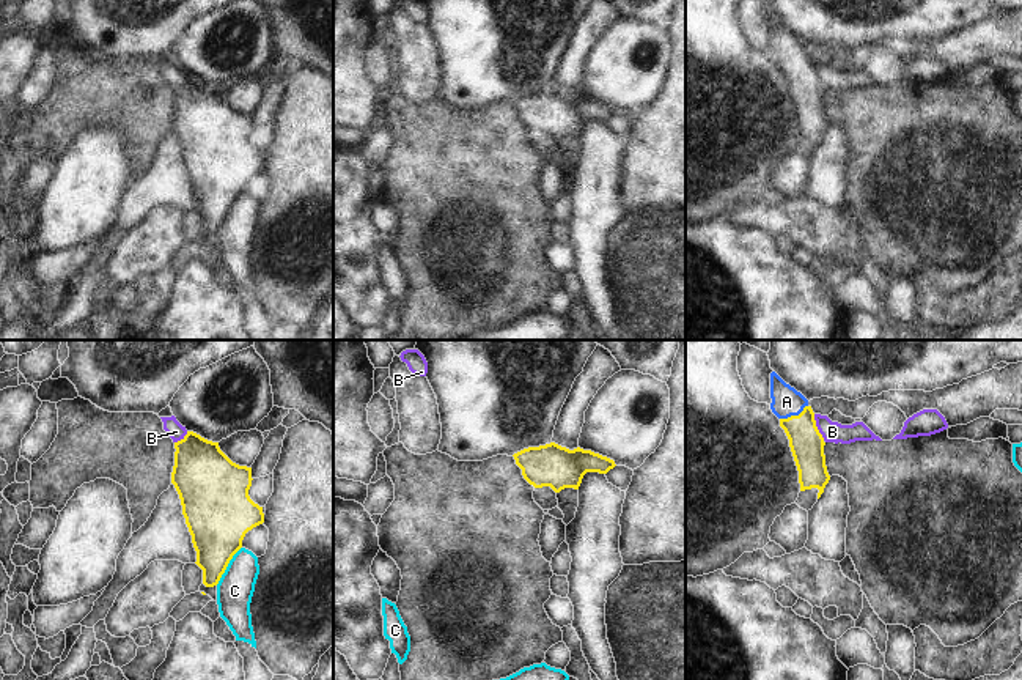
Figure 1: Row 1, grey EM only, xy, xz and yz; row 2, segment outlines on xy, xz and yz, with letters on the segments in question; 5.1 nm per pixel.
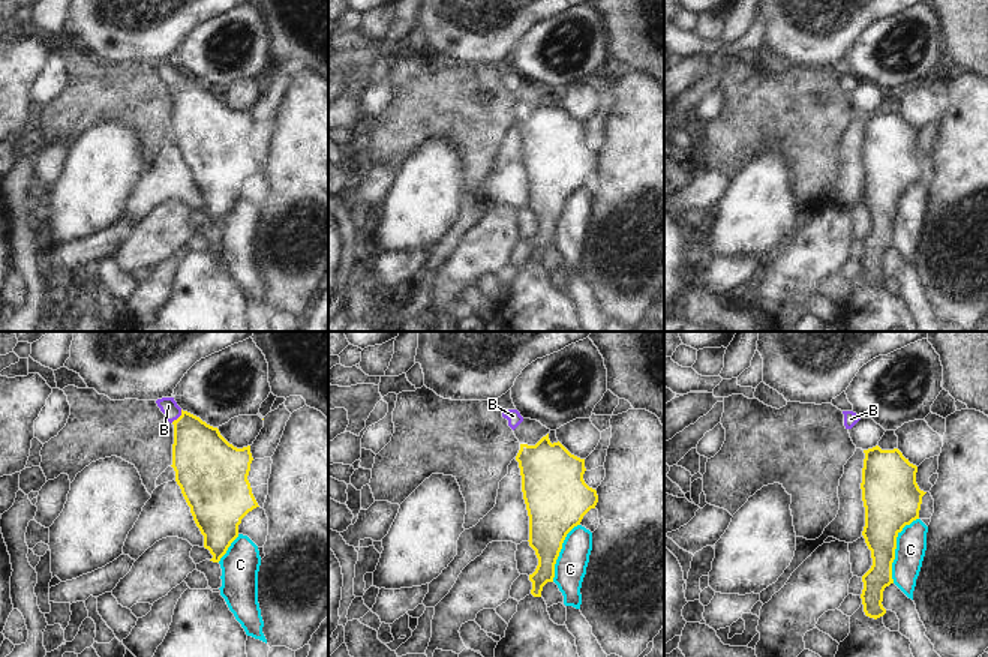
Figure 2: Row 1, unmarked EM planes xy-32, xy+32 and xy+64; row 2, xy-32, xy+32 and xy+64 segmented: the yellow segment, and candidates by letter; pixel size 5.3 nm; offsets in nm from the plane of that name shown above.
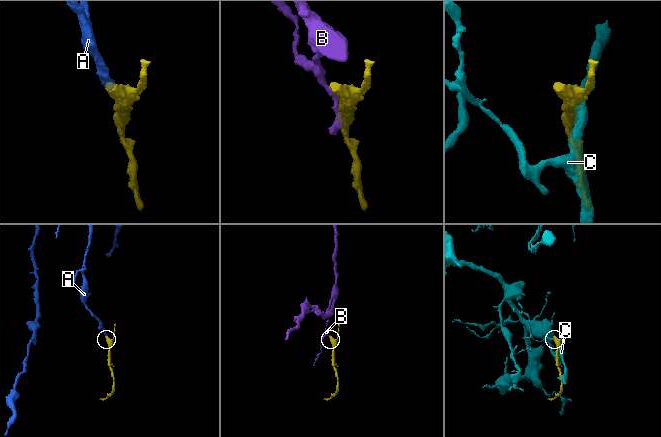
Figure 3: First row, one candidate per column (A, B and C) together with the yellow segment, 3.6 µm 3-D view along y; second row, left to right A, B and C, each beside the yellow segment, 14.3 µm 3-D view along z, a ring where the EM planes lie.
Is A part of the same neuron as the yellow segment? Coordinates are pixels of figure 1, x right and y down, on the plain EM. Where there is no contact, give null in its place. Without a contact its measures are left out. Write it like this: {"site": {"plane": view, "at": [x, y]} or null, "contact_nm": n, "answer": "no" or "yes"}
{"site": {"plane": "yz", "at": [793, 63]}, "contact_nm": 160, "answer": "yes"}

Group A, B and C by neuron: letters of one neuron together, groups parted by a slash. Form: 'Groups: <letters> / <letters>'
Groups: A / B / C

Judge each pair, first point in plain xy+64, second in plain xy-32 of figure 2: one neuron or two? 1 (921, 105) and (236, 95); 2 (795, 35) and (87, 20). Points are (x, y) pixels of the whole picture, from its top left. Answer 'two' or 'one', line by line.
1: one
2: one

